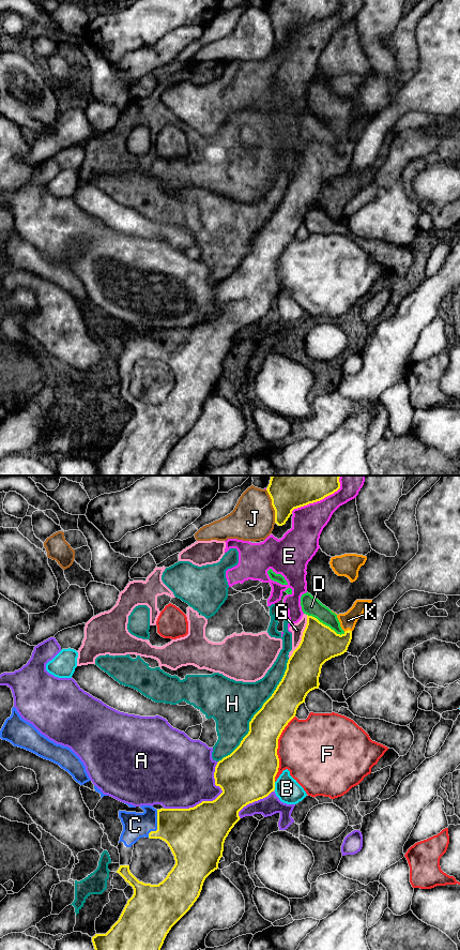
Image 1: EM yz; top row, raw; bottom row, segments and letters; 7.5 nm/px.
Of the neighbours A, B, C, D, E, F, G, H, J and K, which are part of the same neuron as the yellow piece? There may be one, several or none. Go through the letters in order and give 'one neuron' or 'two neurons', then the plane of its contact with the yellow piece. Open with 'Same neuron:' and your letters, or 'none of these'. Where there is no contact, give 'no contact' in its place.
Same neuron: C, K
A: two neurons; contact in yz
B: two neurons; contact in yz
C: one neuron; contact in yz
D: two neurons; contact in yz
E: two neurons; contact in yz
F: two neurons; contact in yz
G: two neurons; contact in yz
H: two neurons; contact in yz
J: two neurons; contact in yz
K: one neuron; contact in yz

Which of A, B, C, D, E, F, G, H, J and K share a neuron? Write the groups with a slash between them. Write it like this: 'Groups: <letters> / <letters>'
Groups: A / B / C K / D / E H / F / G / J

